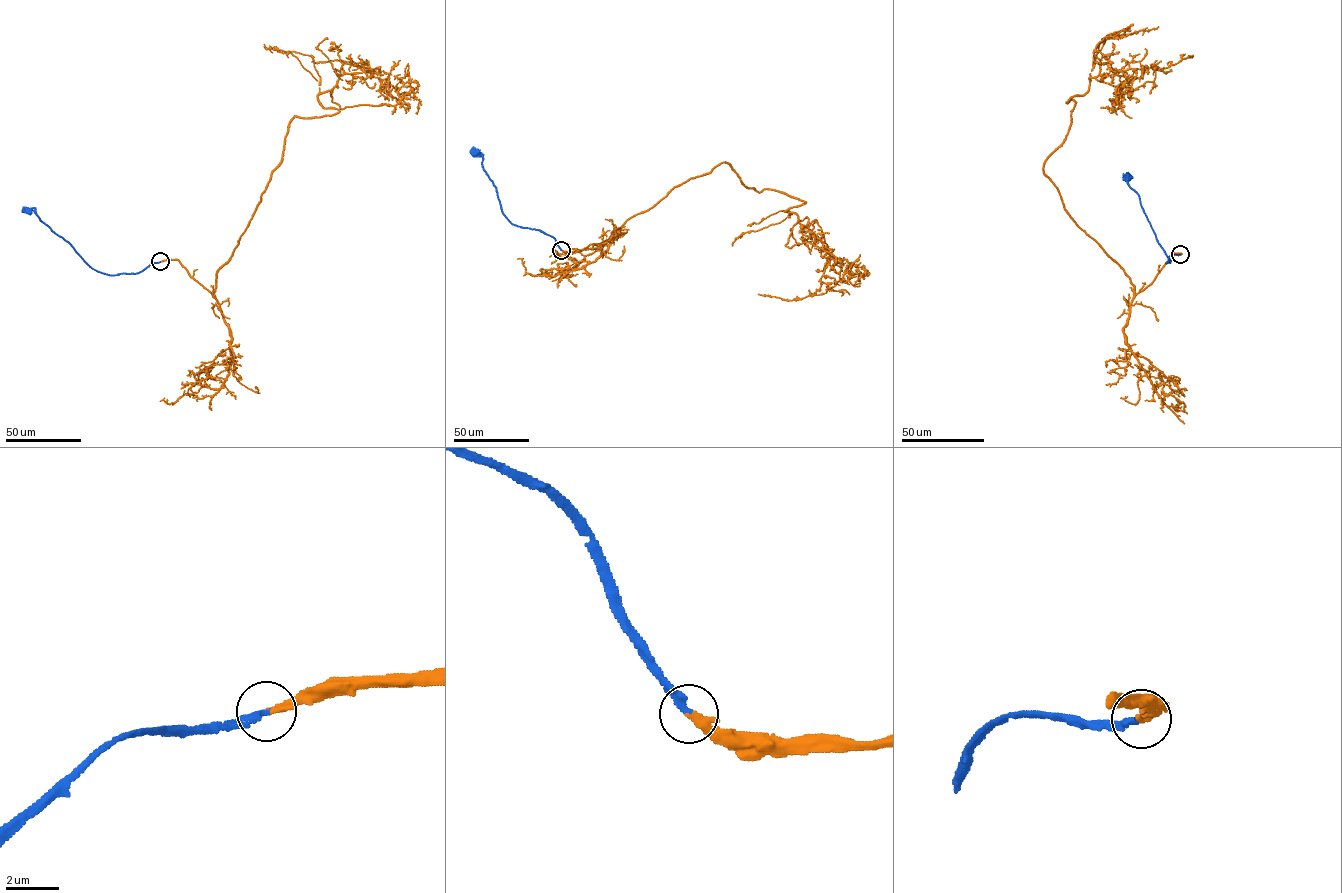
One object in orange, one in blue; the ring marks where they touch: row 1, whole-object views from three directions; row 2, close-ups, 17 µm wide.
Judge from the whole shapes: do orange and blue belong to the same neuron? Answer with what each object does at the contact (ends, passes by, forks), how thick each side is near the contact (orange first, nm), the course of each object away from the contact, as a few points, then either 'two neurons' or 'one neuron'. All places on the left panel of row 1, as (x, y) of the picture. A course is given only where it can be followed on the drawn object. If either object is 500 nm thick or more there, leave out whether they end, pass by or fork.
orange ends there; blue ends there; 320 nm thick on the orange side, 280 nm on the other; orange runs (160, 262), (213, 296), (291, 120), (338, 112), (319, 102), (332, 90), (341, 109), (395, 105), (400, 60); blue runs (160, 262), (137, 273), (110, 275), (96, 271), (71, 244), (41, 221), (35, 209), (27, 210); one neuron

